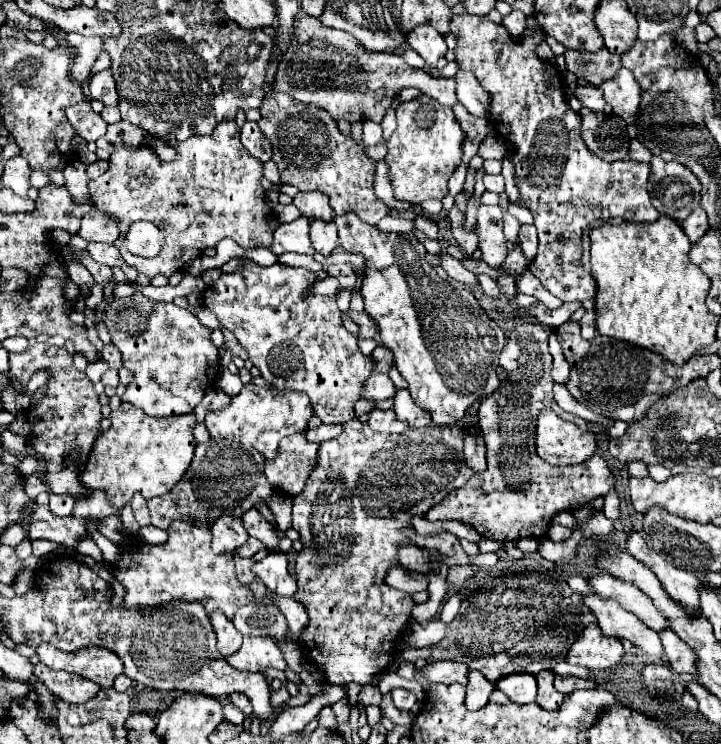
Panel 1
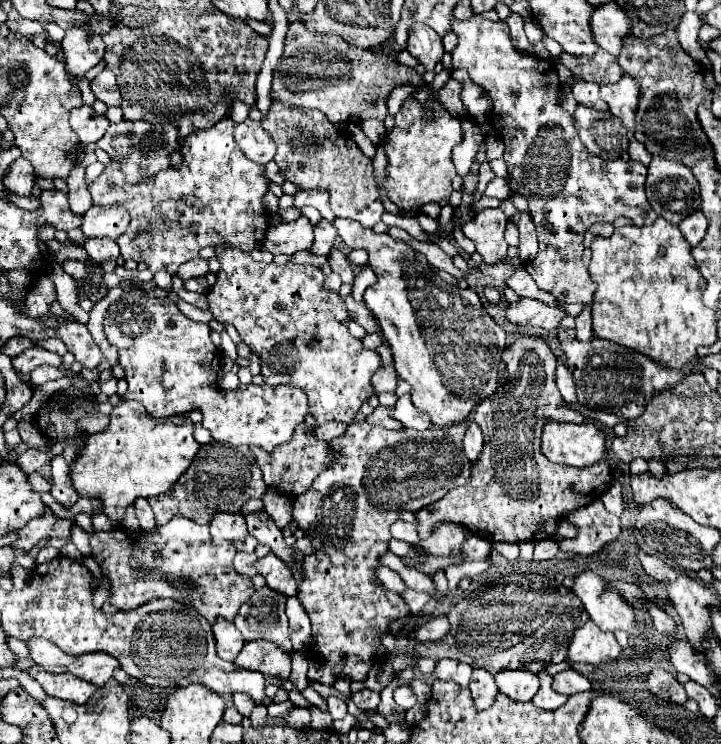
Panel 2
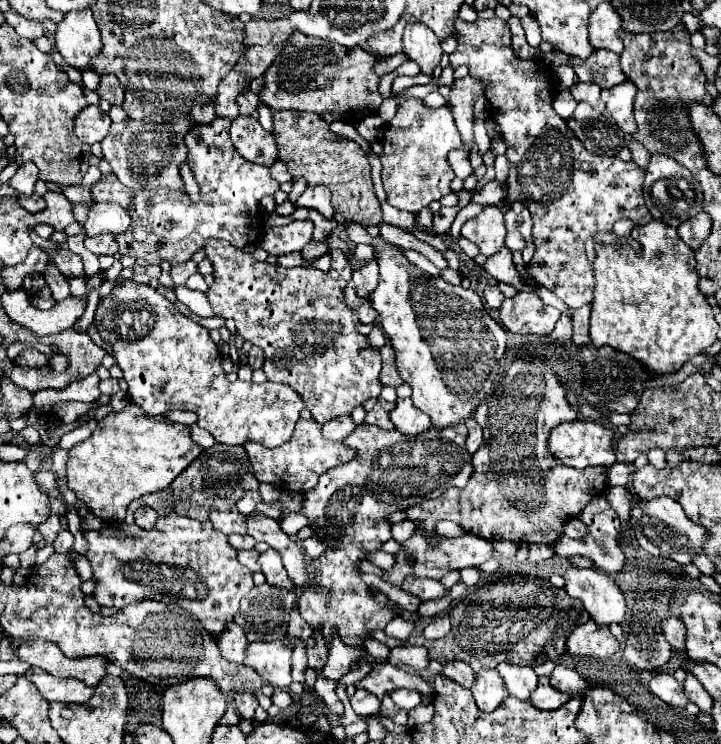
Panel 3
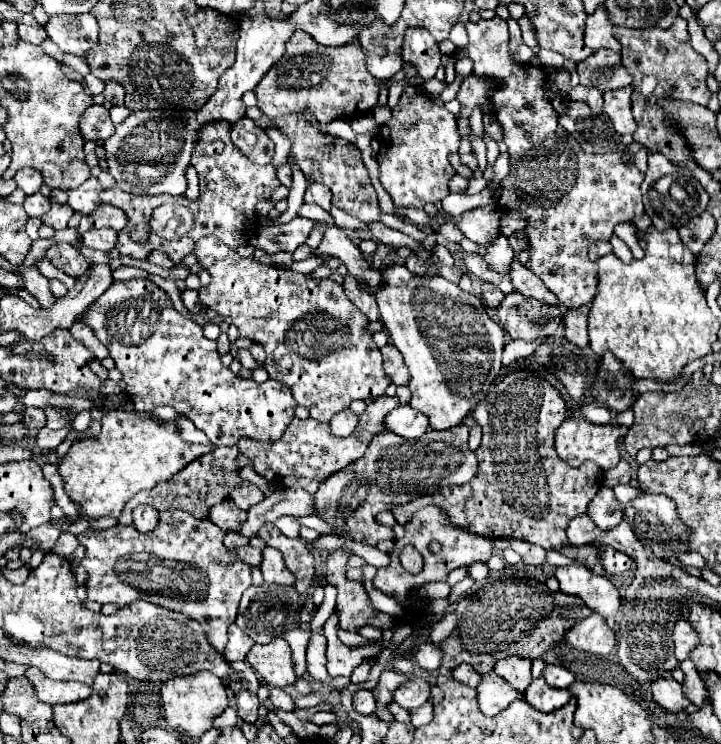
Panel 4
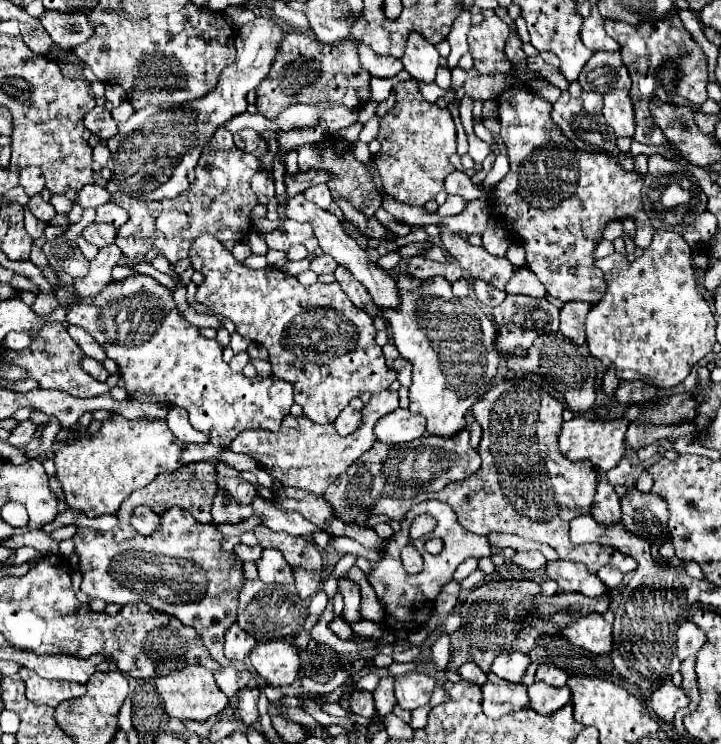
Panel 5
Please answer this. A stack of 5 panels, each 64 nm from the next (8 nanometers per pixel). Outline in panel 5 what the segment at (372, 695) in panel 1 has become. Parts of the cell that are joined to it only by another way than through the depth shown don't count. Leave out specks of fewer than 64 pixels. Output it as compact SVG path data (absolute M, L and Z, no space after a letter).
M354 690L350 694L350 712L356 714L356 716L364 716L364 718L376 716L372 692L368 692L368 690Z

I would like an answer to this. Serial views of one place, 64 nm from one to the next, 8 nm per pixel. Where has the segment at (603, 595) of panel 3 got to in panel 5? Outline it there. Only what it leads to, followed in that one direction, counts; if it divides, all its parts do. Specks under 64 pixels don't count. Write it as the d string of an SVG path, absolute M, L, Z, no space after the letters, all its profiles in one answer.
M552 560L544 564L544 572L550 580L558 582L562 592L580 592L588 598L608 596L610 590L600 582L598 576L588 574L582 562L568 562L568 560Z

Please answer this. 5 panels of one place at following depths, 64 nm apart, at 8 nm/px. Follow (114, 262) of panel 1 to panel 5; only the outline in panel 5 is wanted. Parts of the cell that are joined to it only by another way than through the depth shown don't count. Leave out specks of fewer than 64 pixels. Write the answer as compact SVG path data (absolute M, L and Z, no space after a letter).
M92 222L84 228L82 236L92 242L94 246L102 248L102 246L108 246L116 240L116 228L112 228L112 224L98 224L98 222Z

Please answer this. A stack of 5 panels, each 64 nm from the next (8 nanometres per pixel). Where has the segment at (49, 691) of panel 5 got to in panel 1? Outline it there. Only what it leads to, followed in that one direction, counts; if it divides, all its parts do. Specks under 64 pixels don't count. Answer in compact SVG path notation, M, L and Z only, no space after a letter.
M36 664L34 674L48 688L52 696L66 702L74 702L74 704L84 704L86 700L96 696L96 692L100 690L98 684L84 680L82 676L60 672L60 670L56 672L52 668L46 668L44 664Z

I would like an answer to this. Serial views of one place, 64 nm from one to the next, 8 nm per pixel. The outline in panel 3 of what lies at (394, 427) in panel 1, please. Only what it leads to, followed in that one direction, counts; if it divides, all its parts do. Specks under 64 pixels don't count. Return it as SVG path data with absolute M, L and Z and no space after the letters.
M378 400L376 406L366 414L364 422L366 424L374 424L378 428L384 428L384 430L394 430L394 424L390 422L390 416L388 416L388 410L382 408L382 406L394 406L396 402L386 402L386 400Z

